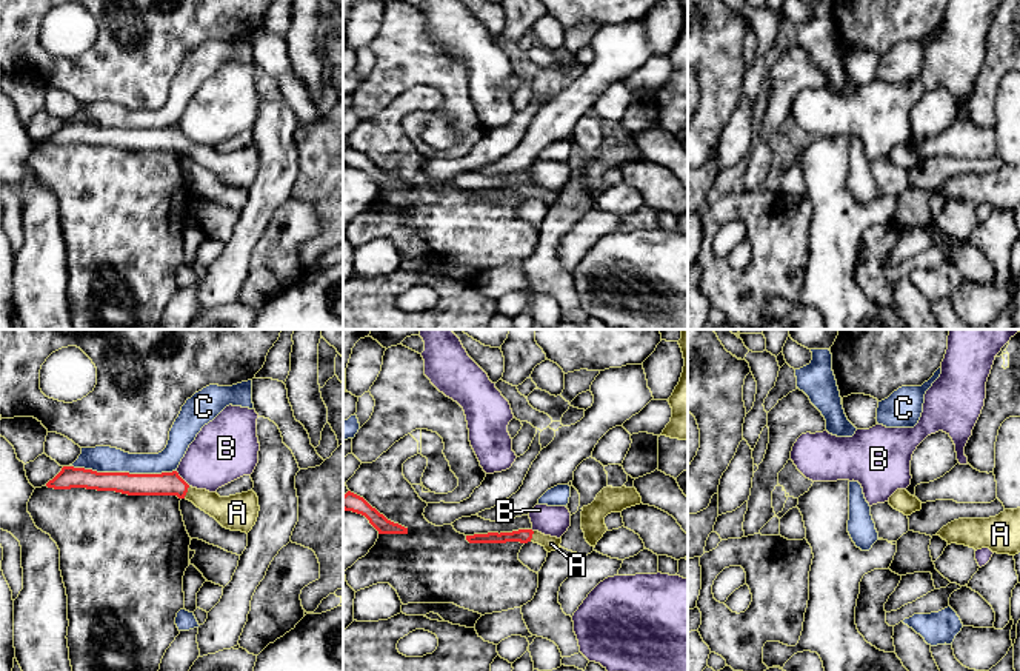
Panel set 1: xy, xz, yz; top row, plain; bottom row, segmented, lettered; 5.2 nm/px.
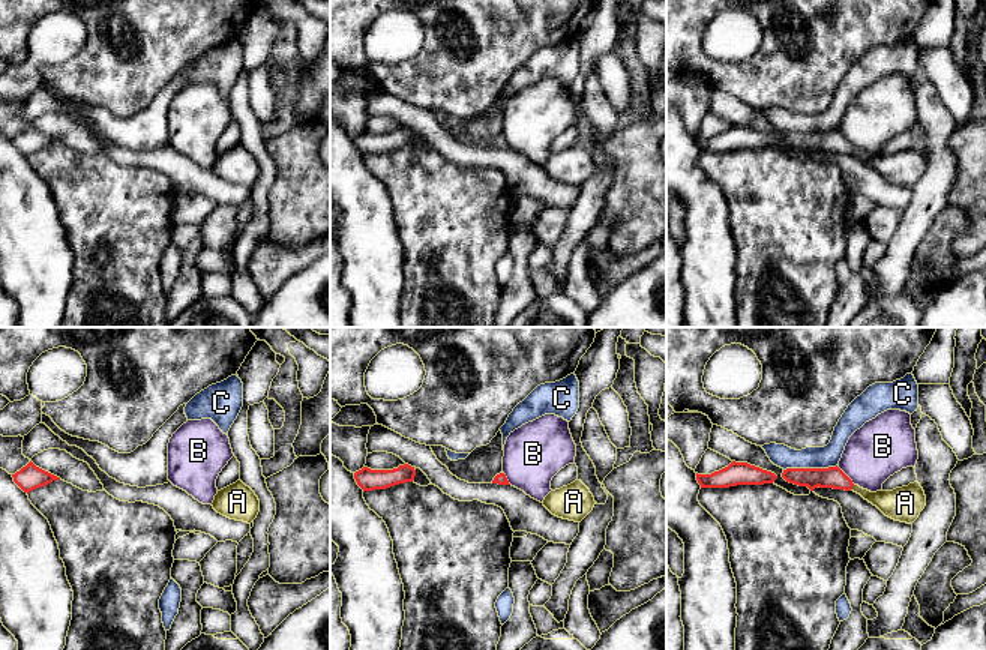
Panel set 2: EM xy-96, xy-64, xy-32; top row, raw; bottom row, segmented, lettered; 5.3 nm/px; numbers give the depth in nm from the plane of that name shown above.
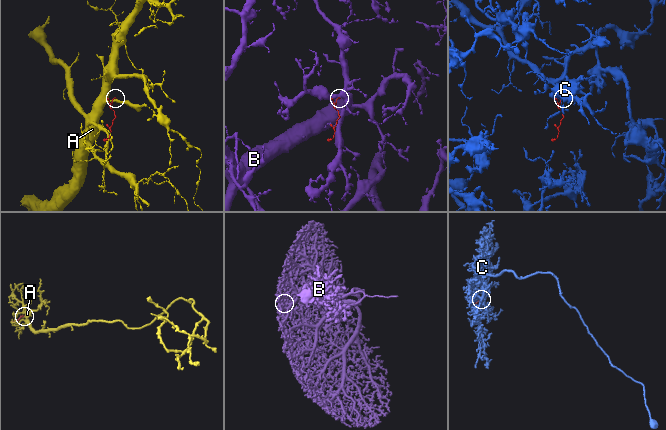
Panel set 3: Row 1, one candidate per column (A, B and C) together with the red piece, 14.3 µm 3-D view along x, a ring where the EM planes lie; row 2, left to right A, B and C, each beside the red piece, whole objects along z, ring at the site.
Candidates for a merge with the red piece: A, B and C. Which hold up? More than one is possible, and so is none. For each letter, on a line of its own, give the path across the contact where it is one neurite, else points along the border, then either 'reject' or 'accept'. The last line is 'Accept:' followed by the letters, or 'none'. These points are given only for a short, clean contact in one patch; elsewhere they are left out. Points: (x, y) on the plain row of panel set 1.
A: across xy (166, 139), (186, 146), (230, 166) | accept
B: along xy (176, 126), (190, 140) | reject
C: reject
Accept: A

